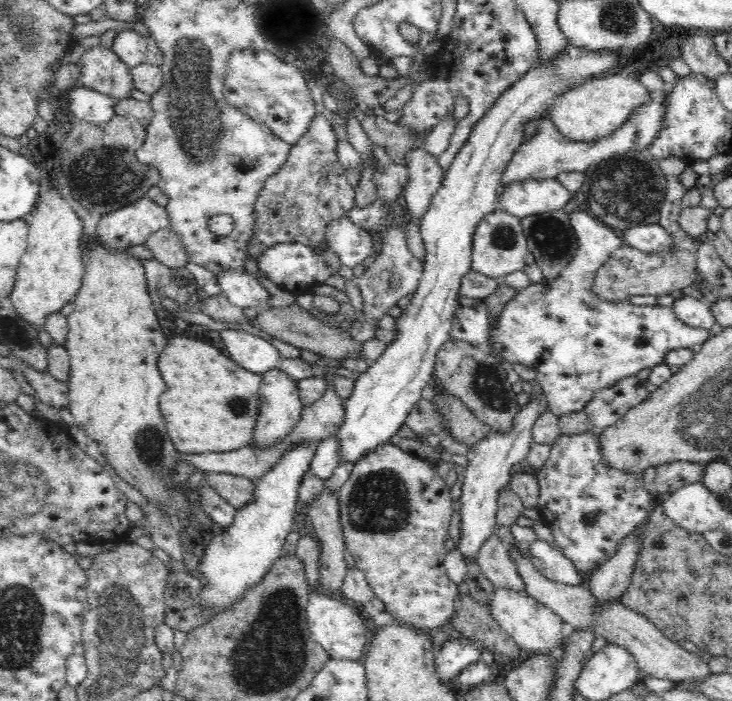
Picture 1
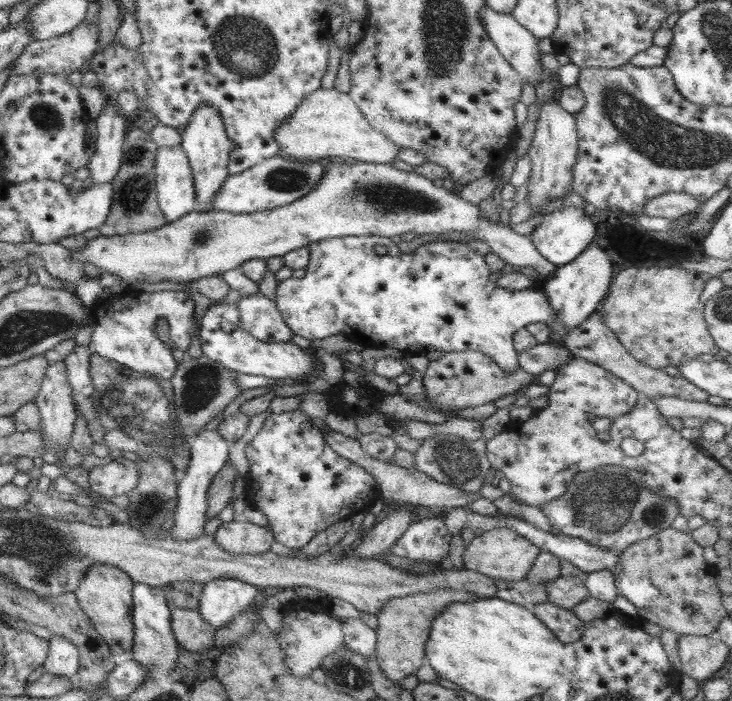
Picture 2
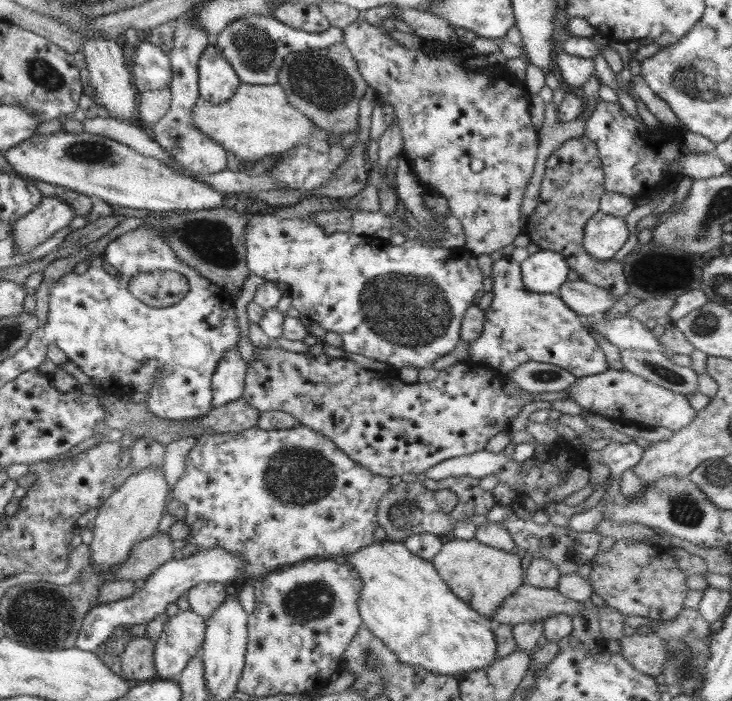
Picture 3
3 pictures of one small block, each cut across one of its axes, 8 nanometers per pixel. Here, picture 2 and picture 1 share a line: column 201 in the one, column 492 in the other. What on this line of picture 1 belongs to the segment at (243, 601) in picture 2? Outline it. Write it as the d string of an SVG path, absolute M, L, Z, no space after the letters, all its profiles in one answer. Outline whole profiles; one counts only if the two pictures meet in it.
M496 588L492 590L492 596L488 600L488 610L492 614L492 618L500 624L502 630L506 630L506 634L526 652L534 652L534 654L546 654L546 652L554 652L560 648L560 644L566 638L566 624L562 622L562 618L558 614L554 614L550 608L546 608L542 602L536 602L536 598L528 596L528 592L518 592L518 590L510 590L510 588Z

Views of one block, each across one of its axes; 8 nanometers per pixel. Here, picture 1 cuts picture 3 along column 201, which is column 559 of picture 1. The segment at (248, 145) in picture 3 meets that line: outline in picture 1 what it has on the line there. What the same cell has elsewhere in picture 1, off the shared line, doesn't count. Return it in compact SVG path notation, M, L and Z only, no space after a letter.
M606 76L598 80L590 80L558 98L554 108L550 110L550 120L556 126L556 130L572 140L582 144L594 144L600 138L606 138L614 134L622 124L628 122L634 108L646 104L650 100L650 90L642 86L640 80L628 78L628 76Z

